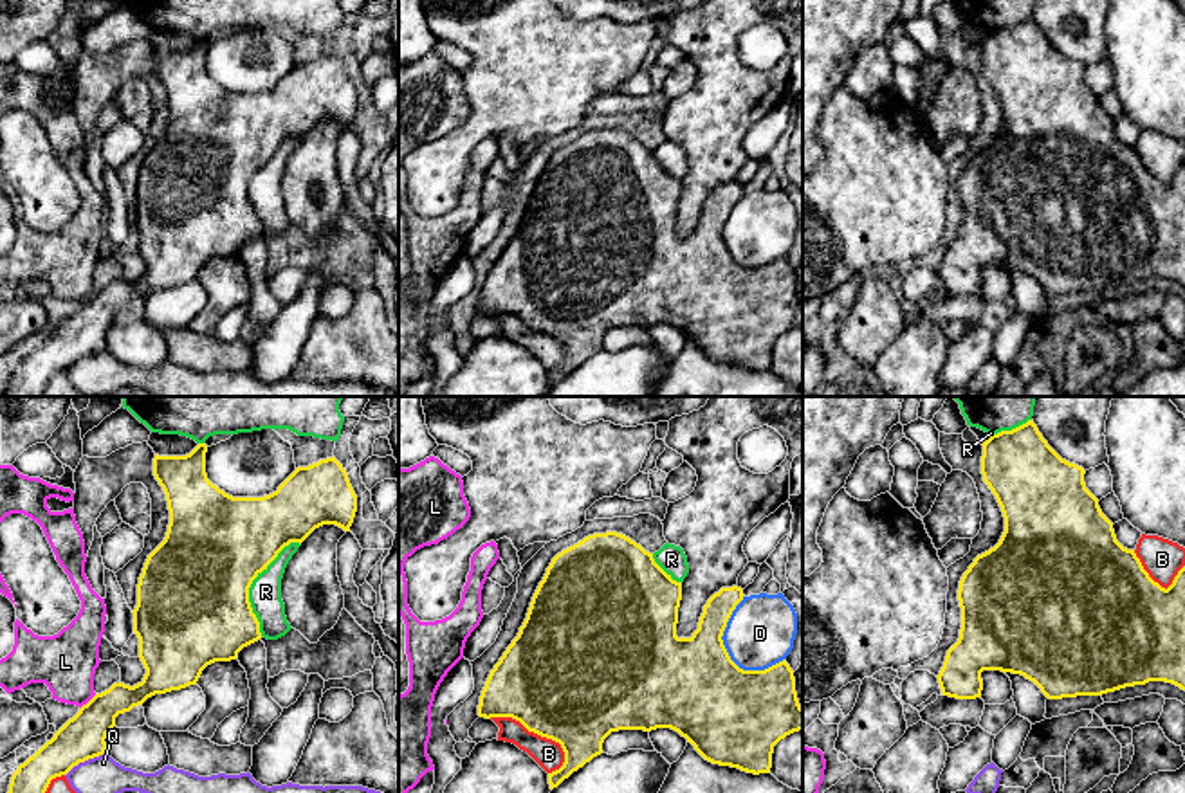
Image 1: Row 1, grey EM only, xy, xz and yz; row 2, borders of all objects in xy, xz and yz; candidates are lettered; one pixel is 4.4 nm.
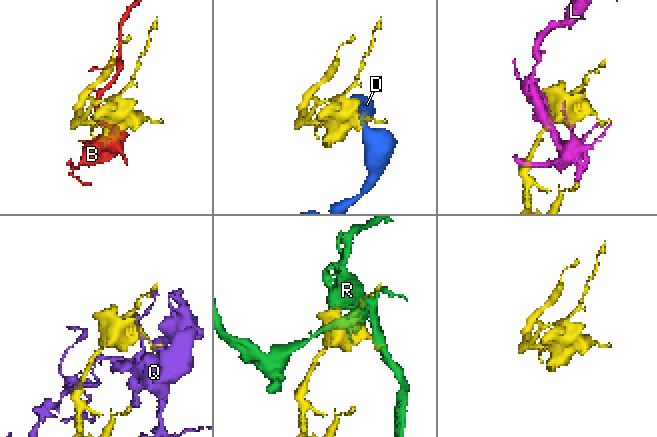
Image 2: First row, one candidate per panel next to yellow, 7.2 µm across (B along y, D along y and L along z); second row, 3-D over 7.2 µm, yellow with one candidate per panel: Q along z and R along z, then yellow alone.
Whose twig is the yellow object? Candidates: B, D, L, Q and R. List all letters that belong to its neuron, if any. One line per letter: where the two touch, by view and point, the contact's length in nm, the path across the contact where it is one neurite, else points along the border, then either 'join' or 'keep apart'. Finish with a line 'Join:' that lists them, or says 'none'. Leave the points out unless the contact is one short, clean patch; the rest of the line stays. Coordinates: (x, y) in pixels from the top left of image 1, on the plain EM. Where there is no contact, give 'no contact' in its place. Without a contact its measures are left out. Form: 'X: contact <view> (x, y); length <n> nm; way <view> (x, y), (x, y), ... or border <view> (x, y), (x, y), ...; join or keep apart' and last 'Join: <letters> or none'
B: contact xz (534, 328); length 400 nm; keep apart
D: contact xz (722, 240); length 360 nm; keep apart
L: contact xy (89, 298); length 100 nm; border xy (96, 291), (80, 305); keep apart
Q: contact xy (83, 357); length 200 nm; keep apart
R: contact xy (251, 179); length 460 nm; keep apart
Join: none

